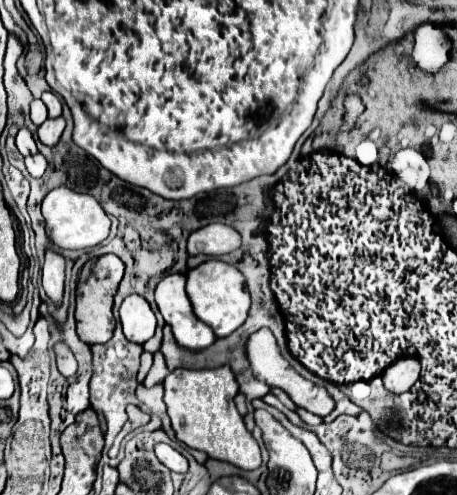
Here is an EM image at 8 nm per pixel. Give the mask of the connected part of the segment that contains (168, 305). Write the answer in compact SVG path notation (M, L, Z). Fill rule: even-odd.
M170 274L162 278L162 282L156 286L156 304L166 324L172 326L174 338L180 346L202 350L214 344L216 334L194 314L192 302L186 294L184 274Z

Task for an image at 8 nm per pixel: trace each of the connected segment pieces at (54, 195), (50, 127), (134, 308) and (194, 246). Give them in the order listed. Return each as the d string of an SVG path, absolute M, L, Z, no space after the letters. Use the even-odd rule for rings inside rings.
M66 186L48 192L48 196L42 202L42 216L46 220L48 238L54 246L62 250L82 250L98 246L102 240L106 240L110 232L110 218L98 204L98 200L94 200L88 194L78 194Z
M60 116L60 118L54 118L54 120L48 118L48 120L38 128L38 138L40 138L40 142L46 144L46 146L58 144L64 126L66 126L66 122L64 122L62 116Z
M130 294L120 306L120 320L124 328L124 336L130 342L144 344L156 332L156 316L144 296Z
M208 224L198 232L192 232L188 238L188 254L208 254L222 256L240 248L242 236L228 224Z

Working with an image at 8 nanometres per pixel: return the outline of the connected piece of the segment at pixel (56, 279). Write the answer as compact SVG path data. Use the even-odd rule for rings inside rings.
M52 250L46 252L44 268L42 268L42 286L46 296L54 302L54 306L62 306L64 296L64 258Z

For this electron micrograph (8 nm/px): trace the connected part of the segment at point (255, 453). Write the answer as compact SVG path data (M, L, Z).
M230 366L184 370L178 368L166 376L164 402L176 438L190 448L204 450L210 458L230 462L242 470L254 470L260 466L260 446L254 436L246 430L242 416L236 410L234 396L238 394L238 382Z

